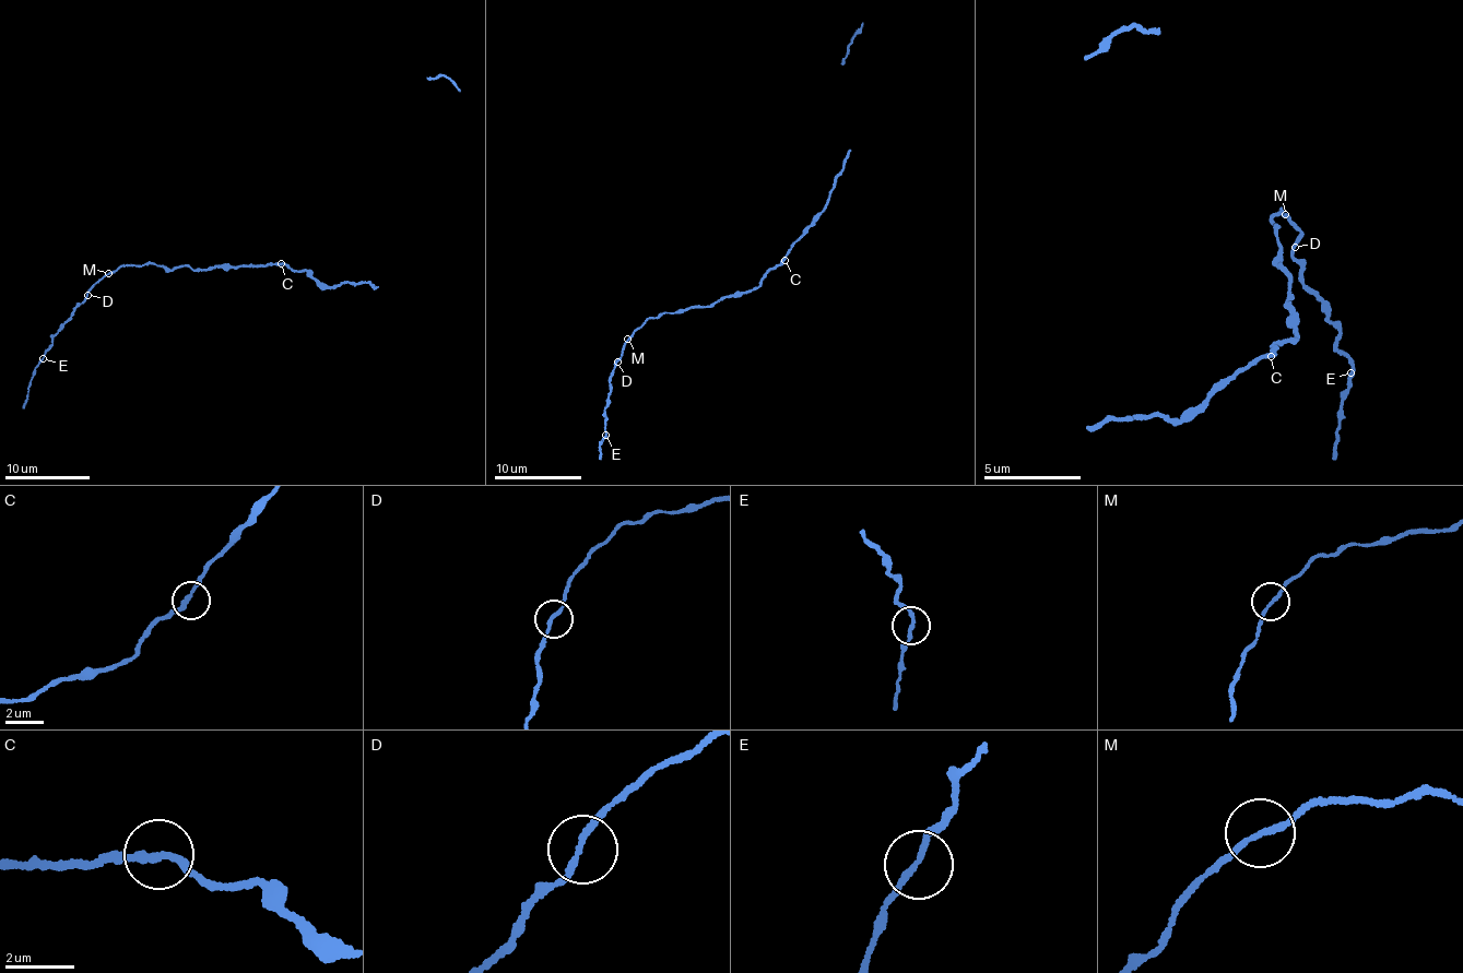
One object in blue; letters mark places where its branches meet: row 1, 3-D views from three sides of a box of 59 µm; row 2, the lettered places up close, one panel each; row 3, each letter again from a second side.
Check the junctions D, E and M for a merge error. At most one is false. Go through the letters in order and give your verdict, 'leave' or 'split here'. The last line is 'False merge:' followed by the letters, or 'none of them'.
D: leave
E: leave
M: split here
False merge: M

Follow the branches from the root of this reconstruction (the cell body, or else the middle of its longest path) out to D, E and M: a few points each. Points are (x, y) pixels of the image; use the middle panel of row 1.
D: (782, 259), (752, 291), (720, 296), (704, 306), (646, 319), (629, 335), (617, 362)
E: (782, 259), (752, 291), (720, 296), (704, 306), (662, 312), (646, 319), (633, 331), (610, 378), (605, 435)
M: (782, 259), (752, 291), (720, 296), (704, 306), (646, 319), (628, 339)

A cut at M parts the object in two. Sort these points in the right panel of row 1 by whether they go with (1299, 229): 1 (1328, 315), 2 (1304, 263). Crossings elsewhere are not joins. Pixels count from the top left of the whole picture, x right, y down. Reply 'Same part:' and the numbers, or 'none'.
Same part: 1, 2

